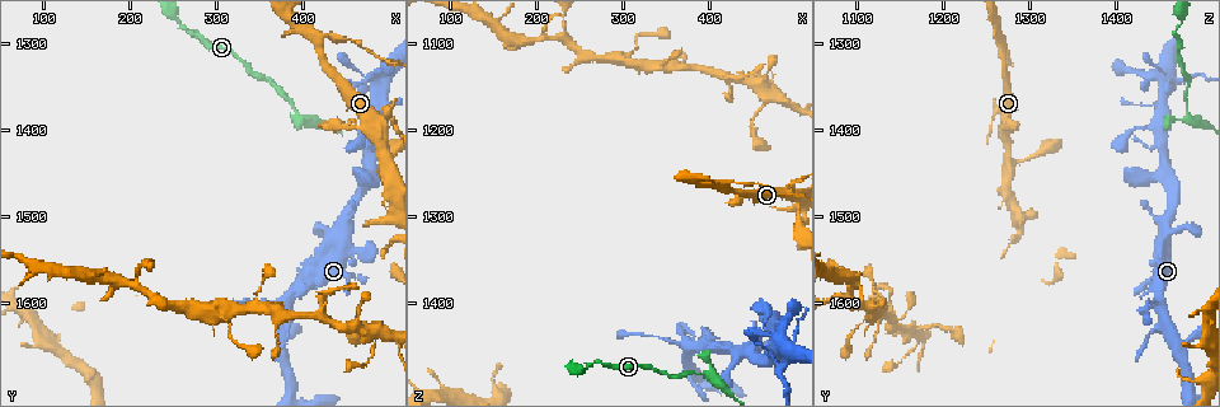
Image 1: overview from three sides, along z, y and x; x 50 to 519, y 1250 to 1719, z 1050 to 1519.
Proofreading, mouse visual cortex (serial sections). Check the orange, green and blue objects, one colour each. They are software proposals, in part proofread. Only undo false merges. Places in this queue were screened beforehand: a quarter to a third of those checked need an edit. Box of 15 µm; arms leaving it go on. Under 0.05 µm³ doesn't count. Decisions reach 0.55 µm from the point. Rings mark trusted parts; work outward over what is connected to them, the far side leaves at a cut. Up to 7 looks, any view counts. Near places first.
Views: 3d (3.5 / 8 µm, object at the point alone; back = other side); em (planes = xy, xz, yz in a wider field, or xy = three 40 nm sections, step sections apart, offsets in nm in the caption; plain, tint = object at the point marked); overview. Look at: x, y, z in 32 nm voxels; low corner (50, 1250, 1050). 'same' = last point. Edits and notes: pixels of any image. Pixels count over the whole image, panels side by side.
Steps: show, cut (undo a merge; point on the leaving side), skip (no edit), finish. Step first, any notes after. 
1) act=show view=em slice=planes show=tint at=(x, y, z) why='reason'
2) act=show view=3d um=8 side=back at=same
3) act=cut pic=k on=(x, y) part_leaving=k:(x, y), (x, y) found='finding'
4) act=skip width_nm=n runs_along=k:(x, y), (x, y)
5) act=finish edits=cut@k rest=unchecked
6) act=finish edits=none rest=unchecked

act=show view=3d um=3.5 side=back at=(445, 1395, 1275) why='sudden change in width'

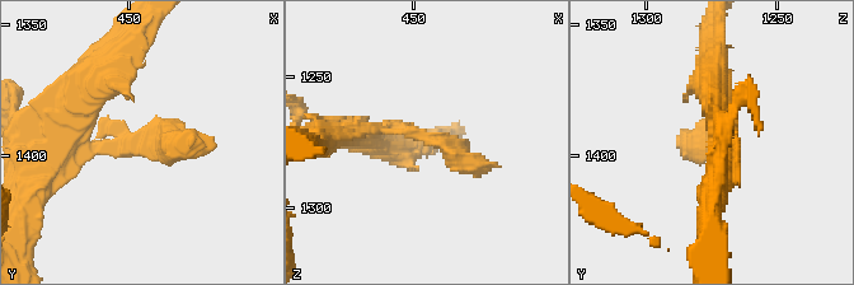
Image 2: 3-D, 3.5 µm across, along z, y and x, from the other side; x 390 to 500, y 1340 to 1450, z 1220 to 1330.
act=show view=em slice=planes show=tint at=(442, 1397, 1274)

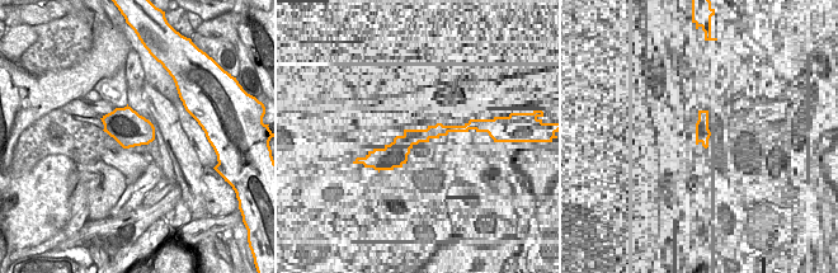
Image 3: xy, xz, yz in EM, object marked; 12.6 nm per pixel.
act=skip runs_along=2:(356, 131), (500, 167) found='one cell here'

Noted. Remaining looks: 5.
act=show view=3d um=3.5 at=(495, 1380, 1260) why='abrupt turn'

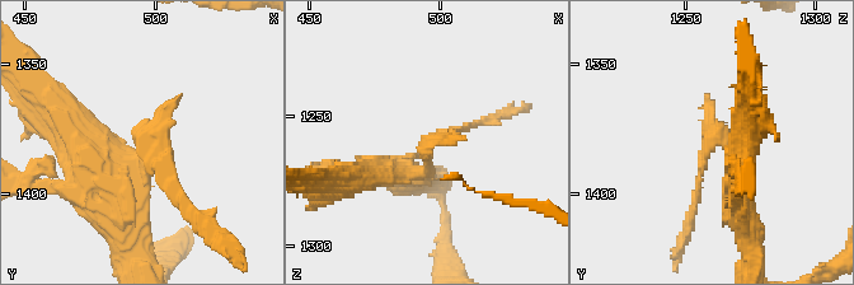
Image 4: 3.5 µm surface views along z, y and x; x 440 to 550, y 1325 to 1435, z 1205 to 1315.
act=show view=em slice=xy step=2 show=tint at=(496, 1379, 1260)

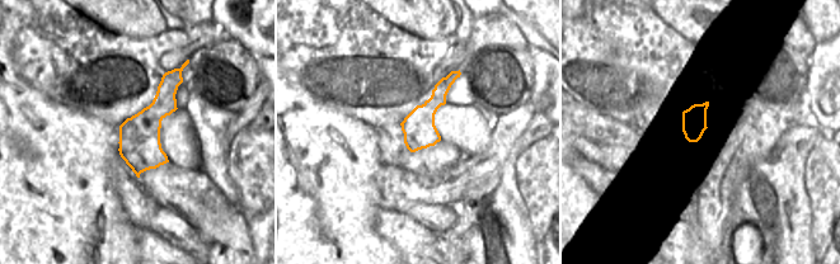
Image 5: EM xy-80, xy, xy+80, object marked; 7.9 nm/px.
act=cut pic=4 on=(164, 180) part_leaving=4:(149, 141), (200, 215), (200, 236) found='two cells meet here'

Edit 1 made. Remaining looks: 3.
act=show view=3d um=8 at=(400, 1390, 1485)

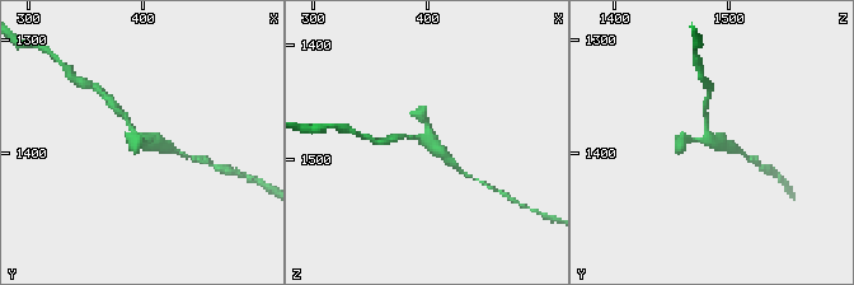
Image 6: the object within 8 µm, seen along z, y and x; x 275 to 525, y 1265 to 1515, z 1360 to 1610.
act=show view=3d um=3.5 at=(396, 1384, 1484)

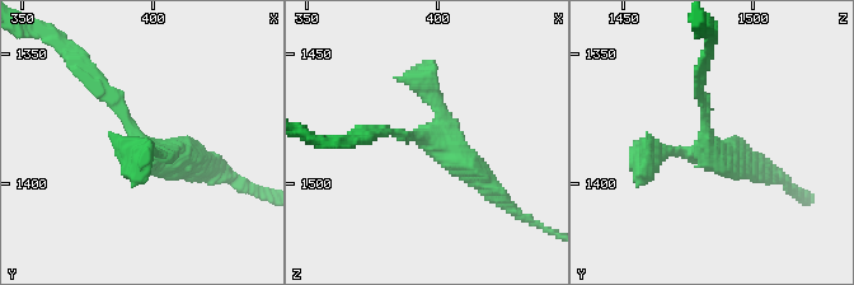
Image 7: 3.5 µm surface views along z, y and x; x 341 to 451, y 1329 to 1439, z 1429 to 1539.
act=show view=em slice=xy step=2 show=tint at=(398, 1385, 1483) arms=3 arm_widths_nm=150,250,350

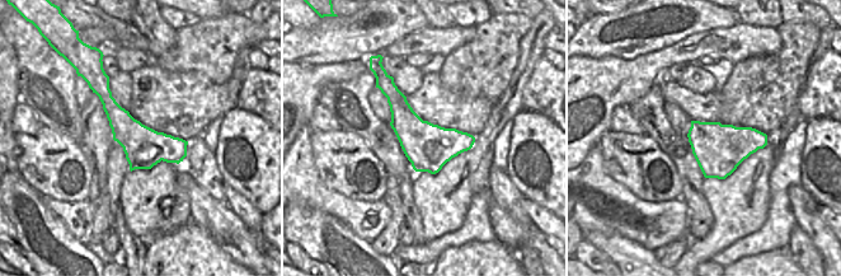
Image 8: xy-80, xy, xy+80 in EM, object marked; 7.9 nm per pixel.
act=cut pic=7 on=(655, 143) part_leaving=7:(441, 117), (414, 68) found='a second cell is stuck on'

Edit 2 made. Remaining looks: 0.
act=finish edits=cut@4,cut@7 rest=unchecked

